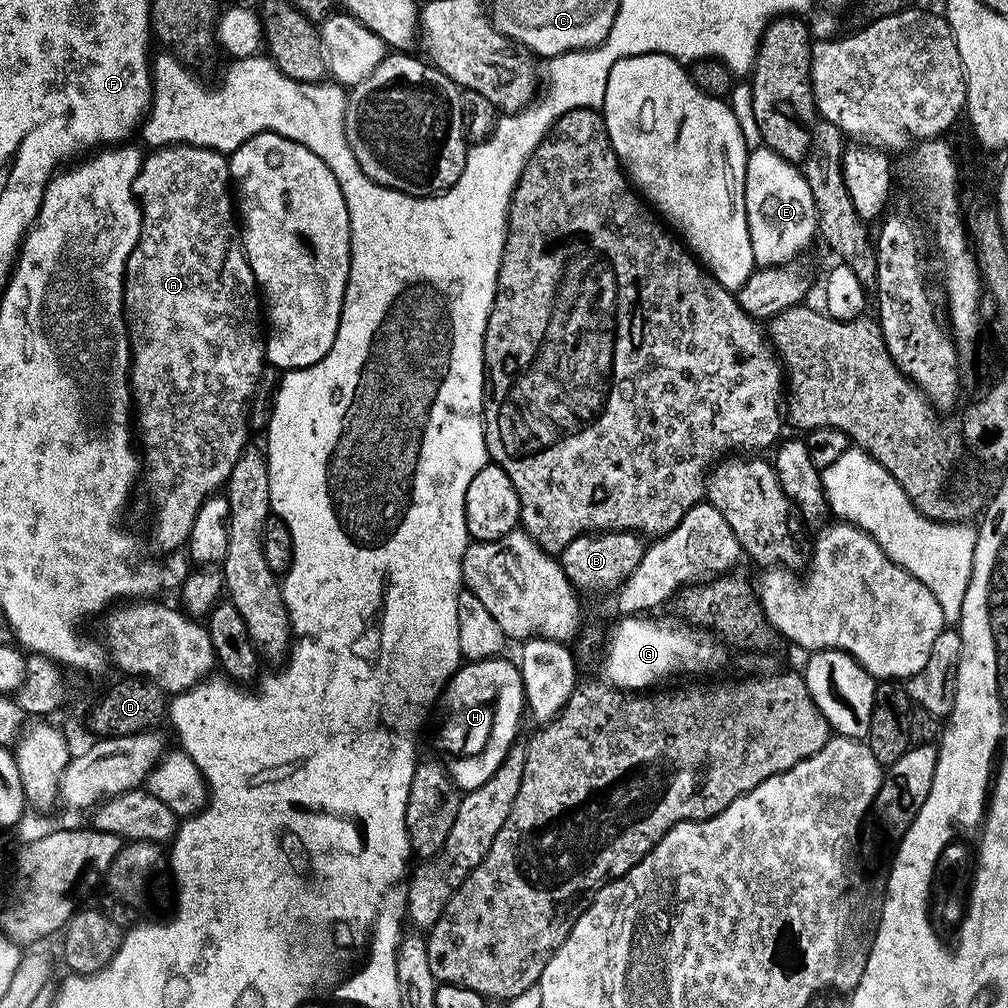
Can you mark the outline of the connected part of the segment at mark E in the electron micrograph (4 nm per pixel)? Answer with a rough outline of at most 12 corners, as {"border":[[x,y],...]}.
{"border":[[769,148],[746,166],[757,265],[785,265],[817,235],[803,171]]}

